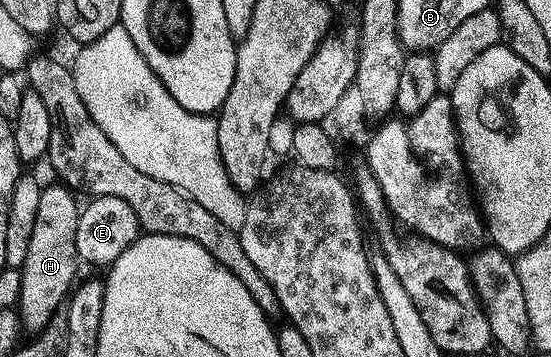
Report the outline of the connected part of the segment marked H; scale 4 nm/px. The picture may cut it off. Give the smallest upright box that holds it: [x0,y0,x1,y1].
[20,183,80,335]

